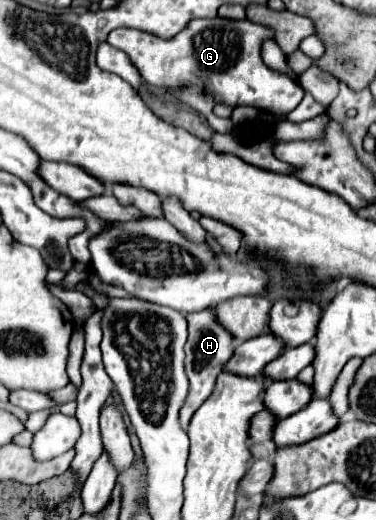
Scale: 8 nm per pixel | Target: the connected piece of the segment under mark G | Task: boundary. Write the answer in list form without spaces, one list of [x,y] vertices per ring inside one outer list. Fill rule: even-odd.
[[[223,17],[193,19],[171,39],[161,39],[135,29],[115,29],[107,37],[113,47],[127,53],[147,85],[173,89],[175,85],[195,83],[201,89],[207,89],[217,103],[233,107],[251,105],[281,115],[293,111],[301,103],[303,89],[287,75],[279,75],[263,63],[261,45],[267,39],[275,39],[275,33],[269,27],[249,19],[235,21]]]

